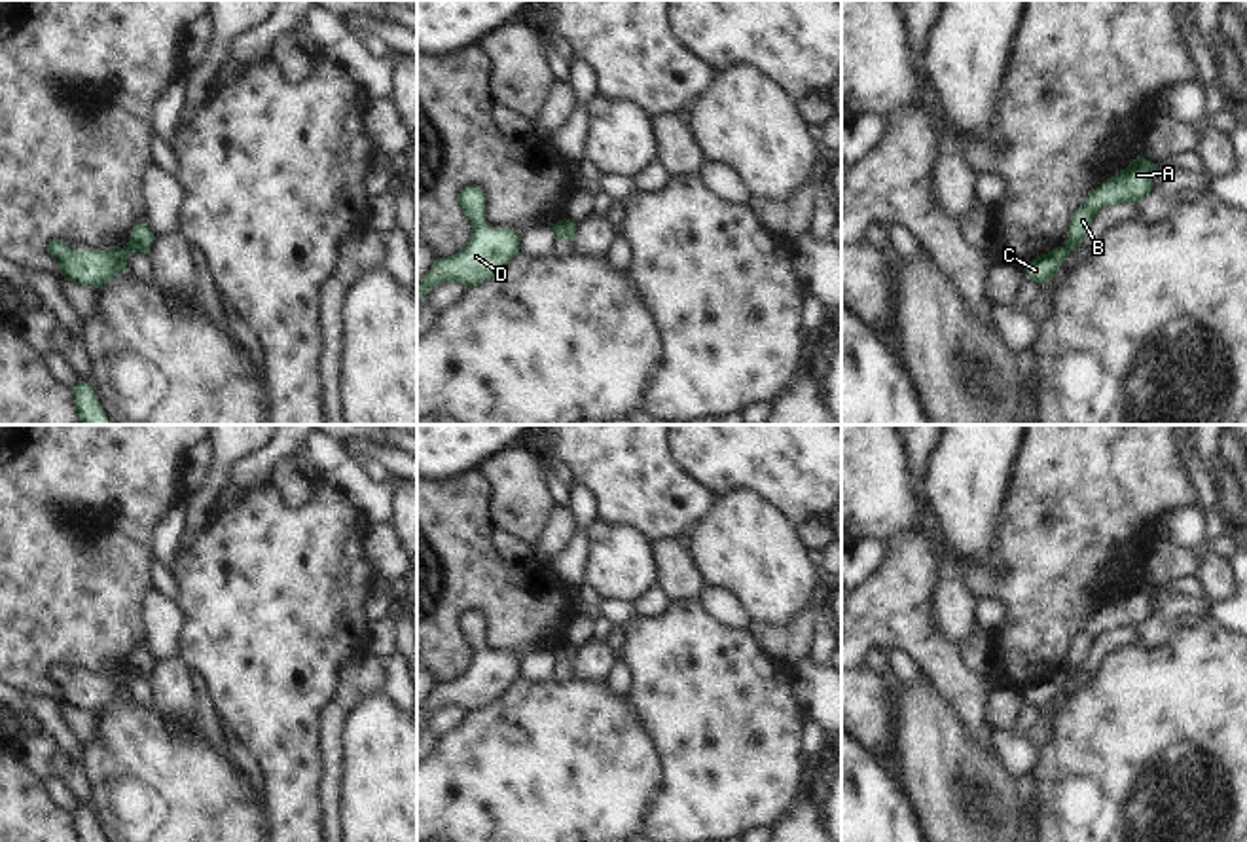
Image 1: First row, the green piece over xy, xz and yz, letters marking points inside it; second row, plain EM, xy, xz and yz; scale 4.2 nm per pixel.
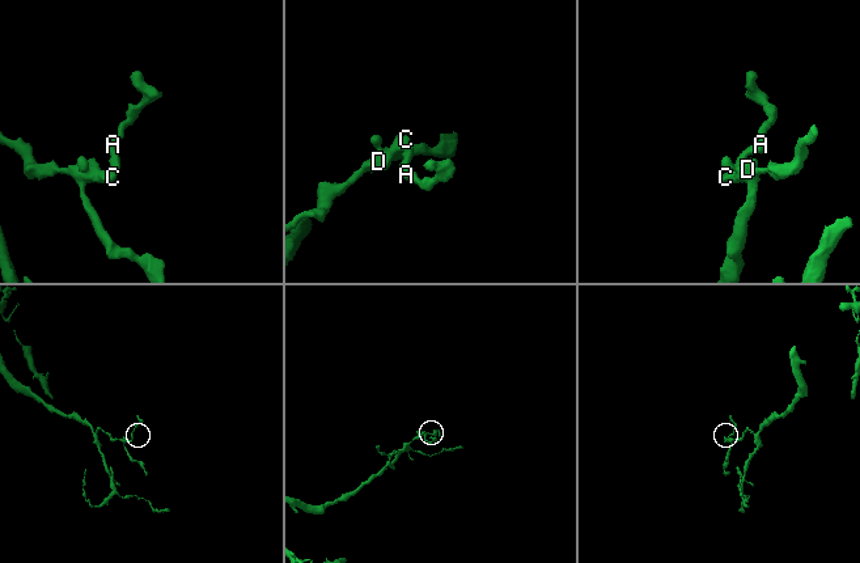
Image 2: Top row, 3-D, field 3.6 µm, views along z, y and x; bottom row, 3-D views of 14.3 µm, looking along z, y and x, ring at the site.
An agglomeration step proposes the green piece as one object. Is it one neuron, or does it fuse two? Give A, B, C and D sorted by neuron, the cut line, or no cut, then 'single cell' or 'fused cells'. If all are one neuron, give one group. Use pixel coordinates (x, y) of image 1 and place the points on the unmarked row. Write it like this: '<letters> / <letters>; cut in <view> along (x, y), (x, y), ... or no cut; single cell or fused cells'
A B / C D; cut in xy along (127, 668), (133, 676); fused cells

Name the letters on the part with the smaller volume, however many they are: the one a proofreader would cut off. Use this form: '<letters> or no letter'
A, B

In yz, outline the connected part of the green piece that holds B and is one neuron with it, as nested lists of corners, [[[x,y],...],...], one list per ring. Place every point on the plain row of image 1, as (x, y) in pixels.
[[[1139,580],[1124,595],[1101,607],[1075,637],[1065,671],[1076,675],[1092,654],[1095,639],[1124,626],[1141,626],[1152,616],[1152,597],[1156,590]]]

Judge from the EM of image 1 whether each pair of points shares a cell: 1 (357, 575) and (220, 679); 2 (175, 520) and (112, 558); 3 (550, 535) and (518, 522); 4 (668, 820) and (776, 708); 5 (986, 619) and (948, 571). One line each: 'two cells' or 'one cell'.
1: one cell
2: two cells
3: two cells
4: one cell
5: two cells

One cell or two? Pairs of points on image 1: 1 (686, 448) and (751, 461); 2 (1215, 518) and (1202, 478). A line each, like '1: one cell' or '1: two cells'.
1: one cell
2: one cell

